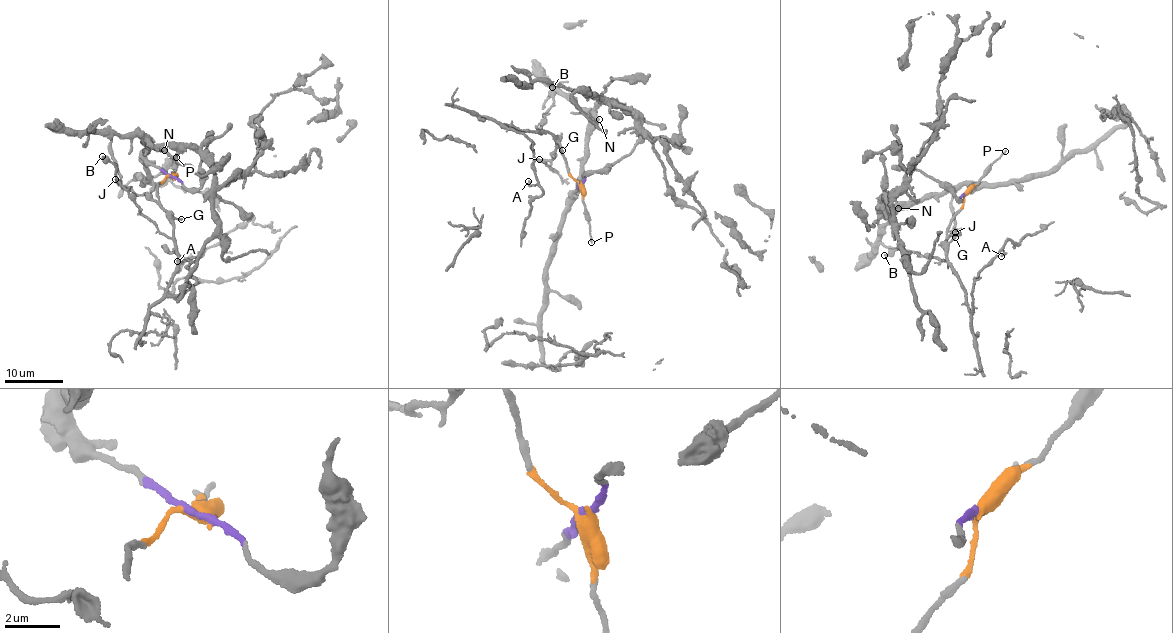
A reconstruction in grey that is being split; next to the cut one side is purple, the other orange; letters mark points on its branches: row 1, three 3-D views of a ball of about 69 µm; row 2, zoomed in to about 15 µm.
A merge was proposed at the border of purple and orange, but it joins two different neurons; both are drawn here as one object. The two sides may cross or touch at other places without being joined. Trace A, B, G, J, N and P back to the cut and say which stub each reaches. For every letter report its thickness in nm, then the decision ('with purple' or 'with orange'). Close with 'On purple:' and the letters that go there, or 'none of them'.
A: 160 nm thick; with orange
B: 140 nm thick; with orange
G: 120 nm thick; with orange
J: 100 nm thick; with orange
N: 200 nm thick; with purple
P: 100 nm thick; with orange
On purple: N

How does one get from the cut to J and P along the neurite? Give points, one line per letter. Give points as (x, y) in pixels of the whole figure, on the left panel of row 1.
J: (170, 177), (157, 184), (158, 200), (153, 201), (145, 193), (140, 195), (123, 188), (114, 179)
P: (170, 177), (176, 157)

